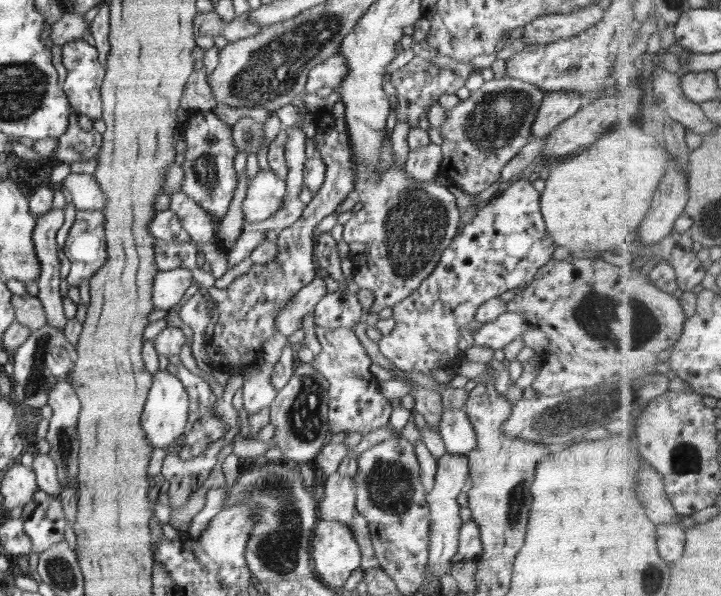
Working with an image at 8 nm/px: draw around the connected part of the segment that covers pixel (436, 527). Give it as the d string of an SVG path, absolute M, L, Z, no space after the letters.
M446 453L437 460L437 469L434 477L434 487L426 495L429 506L429 555L427 567L435 578L442 578L451 569L452 556L457 553L459 545L458 535L461 529L460 504L458 494L469 478L469 460L465 454Z

